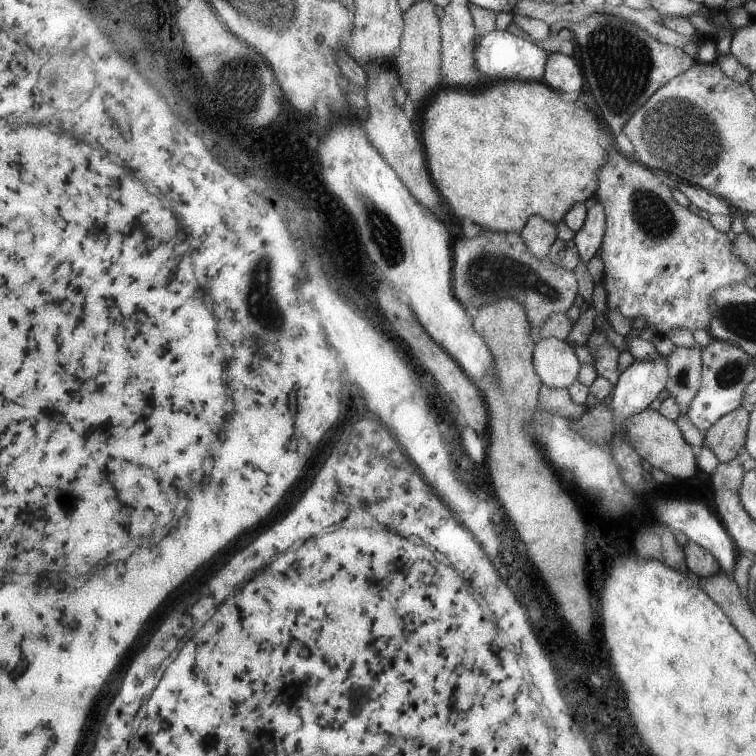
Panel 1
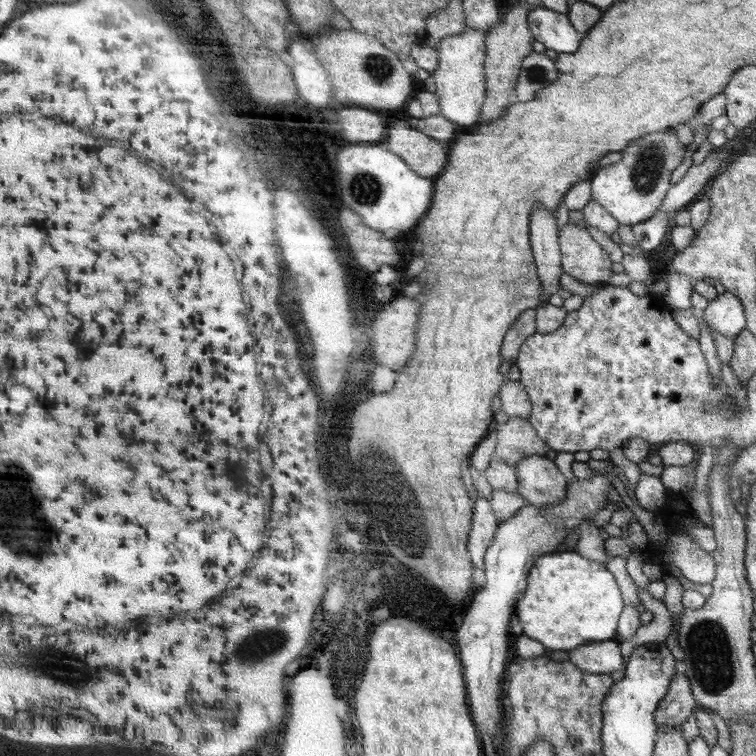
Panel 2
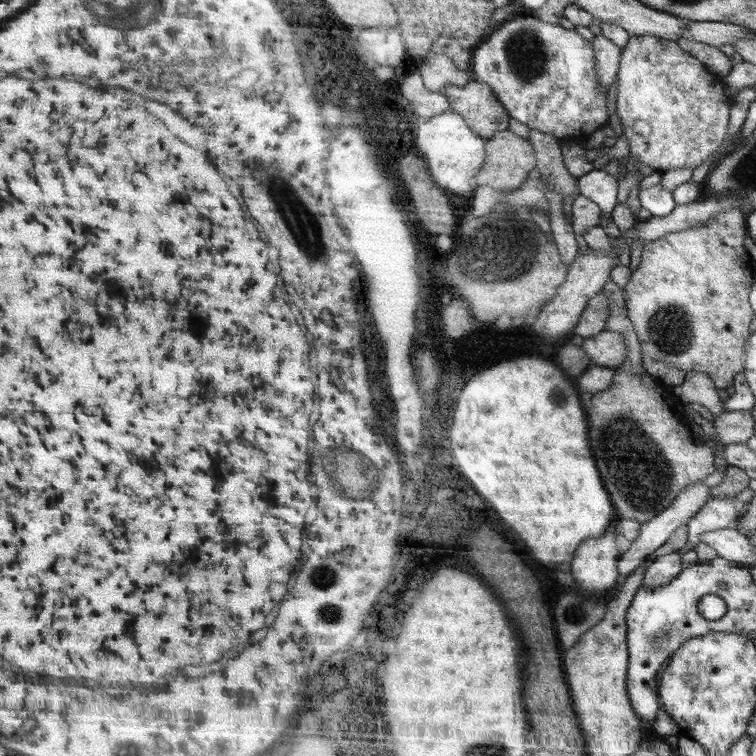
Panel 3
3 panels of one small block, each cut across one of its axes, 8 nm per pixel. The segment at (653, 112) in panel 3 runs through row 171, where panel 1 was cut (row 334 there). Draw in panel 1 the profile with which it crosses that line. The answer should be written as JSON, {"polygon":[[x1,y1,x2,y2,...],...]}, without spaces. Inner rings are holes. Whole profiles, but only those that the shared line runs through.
{"polygon":[[612,150,606,164,598,170,599,188,595,196,604,206,606,220,600,256,604,262,602,284,606,290,607,308,615,308,632,322,644,318,645,327,654,328,655,335,666,338,676,328,692,333,708,331,712,294,732,284,744,284,755,272,750,272,750,268,738,258,726,233,714,228,708,215,696,214,674,200,672,189,662,182,661,177,635,158,627,160,619,150]]}

